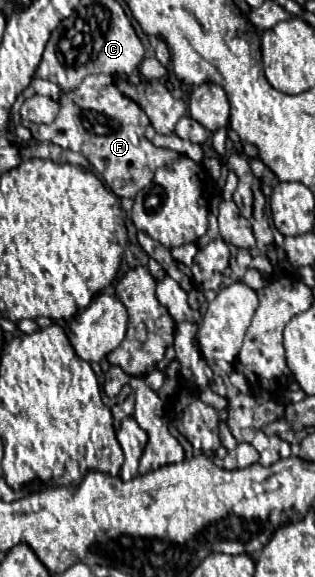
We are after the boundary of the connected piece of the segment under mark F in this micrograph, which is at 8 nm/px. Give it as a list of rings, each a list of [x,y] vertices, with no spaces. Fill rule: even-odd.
[[[89,75],[81,87],[73,91],[73,107],[61,107],[57,119],[49,125],[31,124],[29,129],[36,141],[50,141],[64,149],[83,151],[97,173],[105,179],[117,197],[135,197],[153,181],[157,167],[169,165],[179,155],[171,149],[155,147],[147,141],[145,129],[149,117],[129,97],[125,97],[111,77]]]

